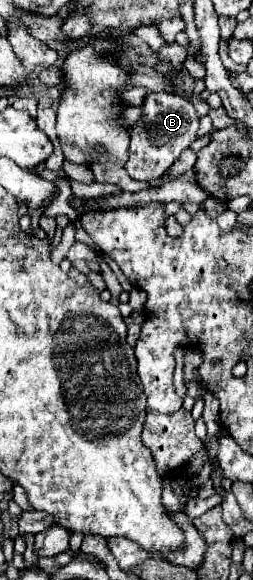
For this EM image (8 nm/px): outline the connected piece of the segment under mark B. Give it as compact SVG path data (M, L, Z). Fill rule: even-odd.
M146 93L140 121L130 127L130 147L124 163L126 173L136 181L160 179L174 165L180 153L188 149L192 141L196 141L198 121L200 119L190 101L170 93Z

